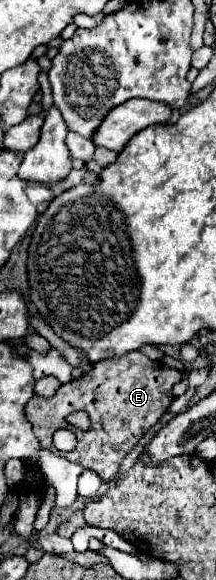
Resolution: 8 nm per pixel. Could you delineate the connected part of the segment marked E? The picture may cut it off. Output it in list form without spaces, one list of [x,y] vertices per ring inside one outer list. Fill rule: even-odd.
[[[133,350],[123,356],[95,362],[91,370],[81,378],[61,384],[51,398],[39,394],[33,396],[25,408],[25,414],[33,426],[33,432],[41,448],[47,448],[57,456],[65,456],[71,462],[89,466],[103,478],[103,482],[111,482],[119,474],[121,460],[131,452],[137,440],[149,428],[153,428],[159,422],[159,418],[167,412],[167,408],[173,402],[171,388],[179,380],[179,370],[167,366],[161,360],[149,360],[139,350]],[[75,410],[85,410],[89,414],[89,432],[71,428],[71,424],[65,420]],[[59,428],[69,428],[75,432],[77,448],[73,452],[63,454],[53,446],[53,434]]]

